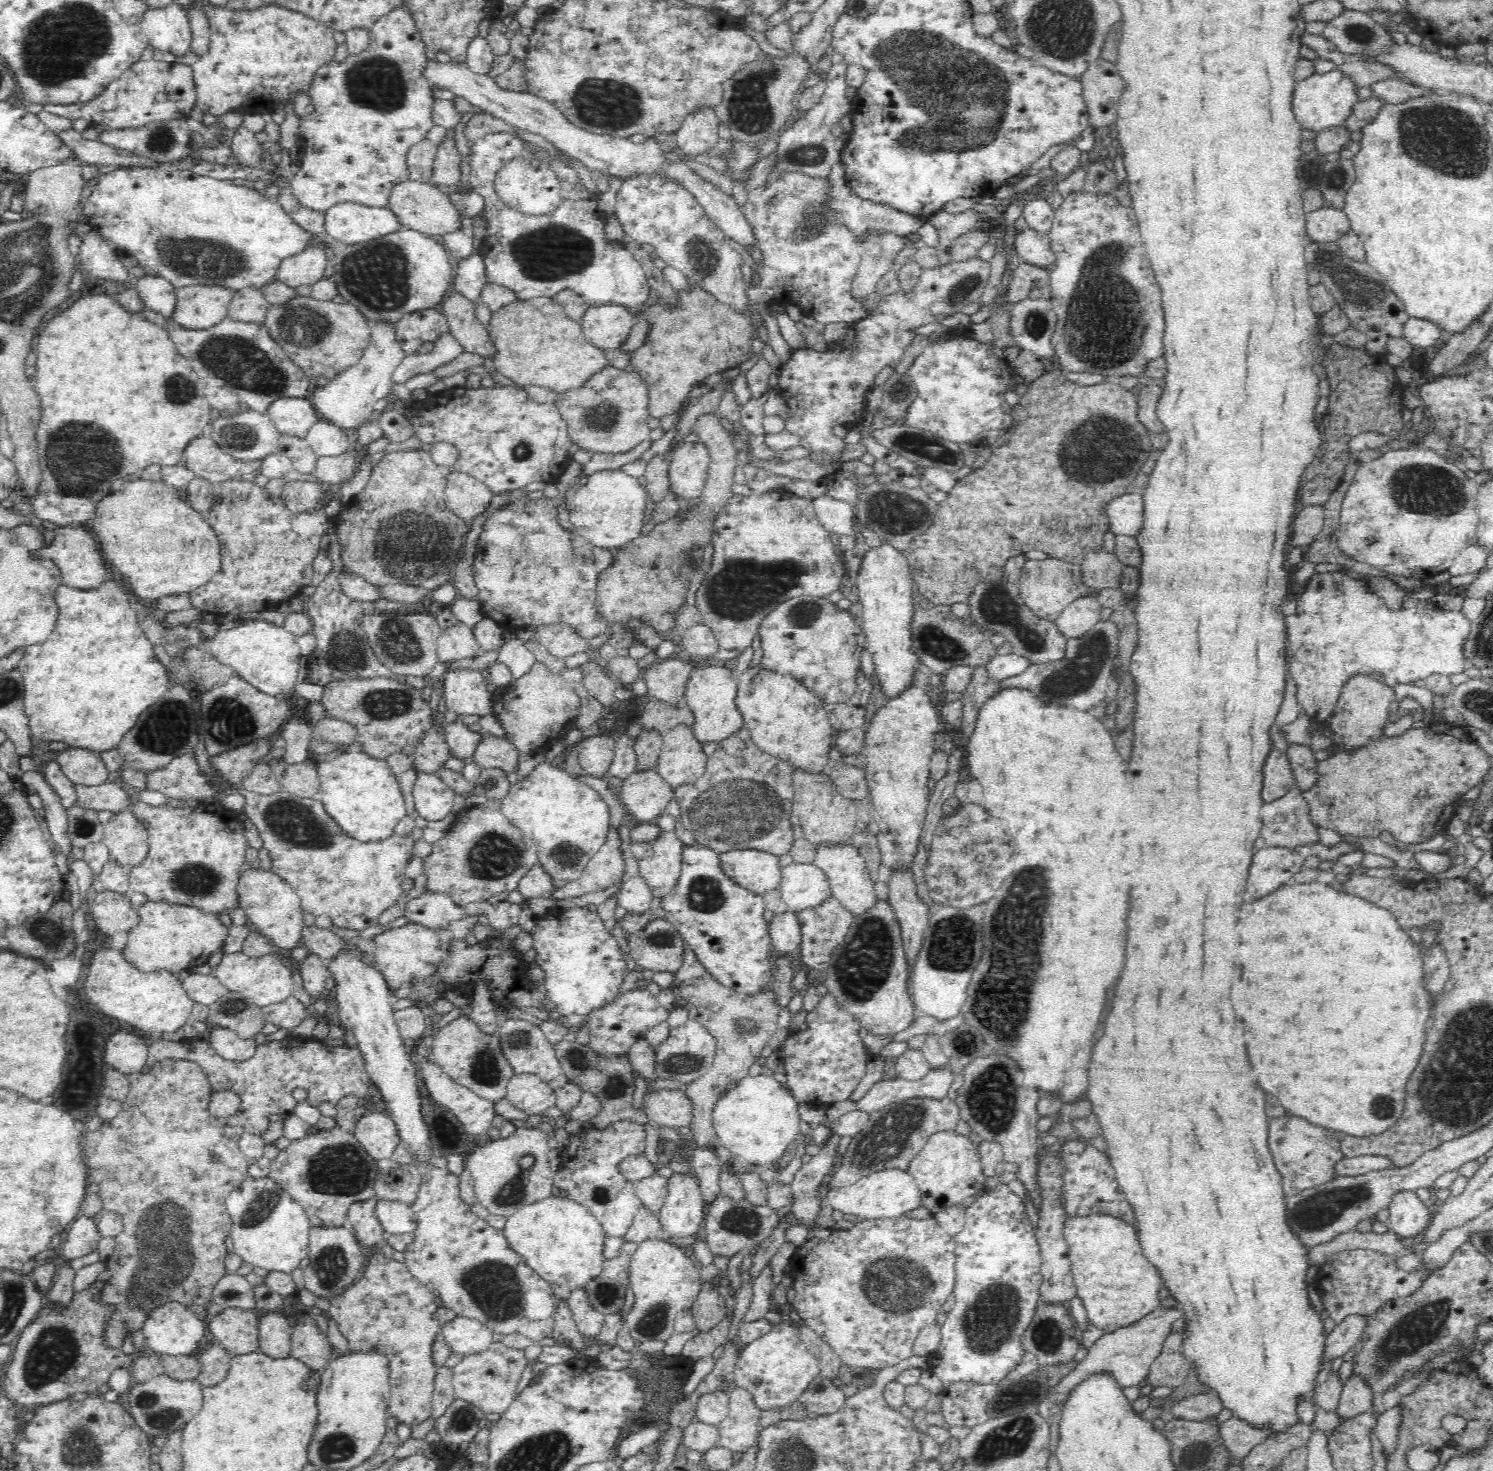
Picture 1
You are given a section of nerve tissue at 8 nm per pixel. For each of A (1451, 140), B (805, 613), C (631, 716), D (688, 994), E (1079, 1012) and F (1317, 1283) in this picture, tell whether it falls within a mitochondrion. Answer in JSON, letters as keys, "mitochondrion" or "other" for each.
{"A":"mitochondrion","B":"mitochondrion","C":"other","D":"other","E":"other","F":"other"}

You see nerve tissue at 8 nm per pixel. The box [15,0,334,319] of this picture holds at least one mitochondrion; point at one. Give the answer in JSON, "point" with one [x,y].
{"point":[58,46]}

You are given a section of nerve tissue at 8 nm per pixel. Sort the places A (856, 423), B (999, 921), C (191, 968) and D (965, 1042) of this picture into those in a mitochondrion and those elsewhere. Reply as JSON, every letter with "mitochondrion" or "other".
{"A":"other","B":"mitochondrion","C":"other","D":"mitochondrion"}

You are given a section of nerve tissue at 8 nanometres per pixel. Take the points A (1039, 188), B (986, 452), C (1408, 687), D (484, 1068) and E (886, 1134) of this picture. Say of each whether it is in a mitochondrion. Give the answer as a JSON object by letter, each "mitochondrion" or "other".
{"A":"other","B":"other","C":"other","D":"mitochondrion","E":"mitochondrion"}

